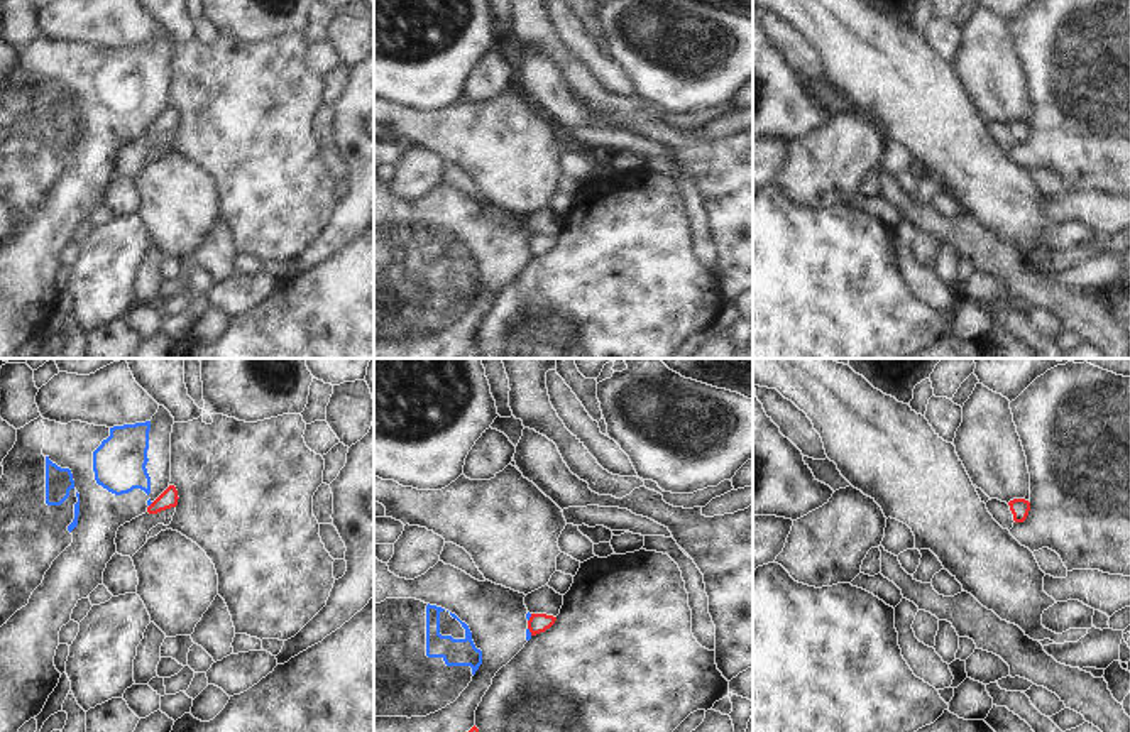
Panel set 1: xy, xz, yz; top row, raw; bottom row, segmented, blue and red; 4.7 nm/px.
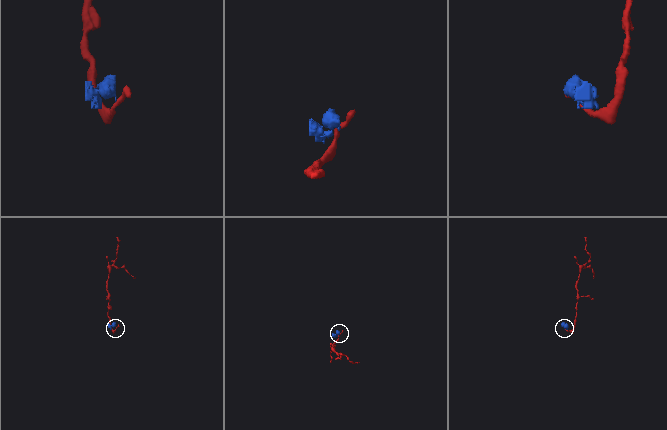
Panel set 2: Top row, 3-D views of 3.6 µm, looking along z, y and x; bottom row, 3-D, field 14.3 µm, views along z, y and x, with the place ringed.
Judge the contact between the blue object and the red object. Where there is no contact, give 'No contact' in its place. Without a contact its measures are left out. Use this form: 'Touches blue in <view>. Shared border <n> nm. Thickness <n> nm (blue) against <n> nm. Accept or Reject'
Touches blue in xz. Shared border 40 nm. Thickness 20 nm (blue) against 100 nm. Reject.

